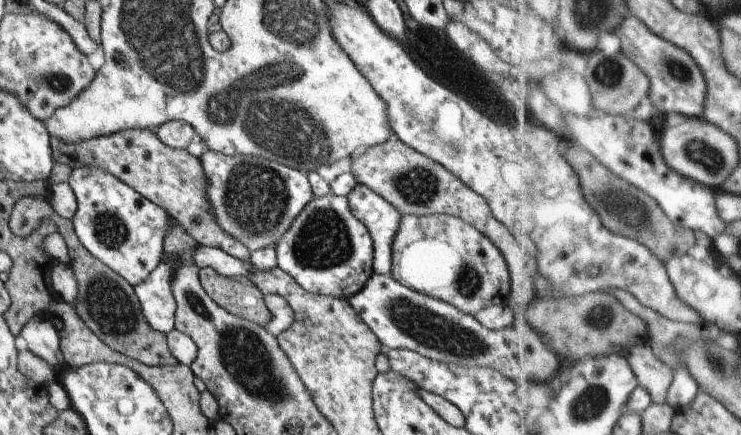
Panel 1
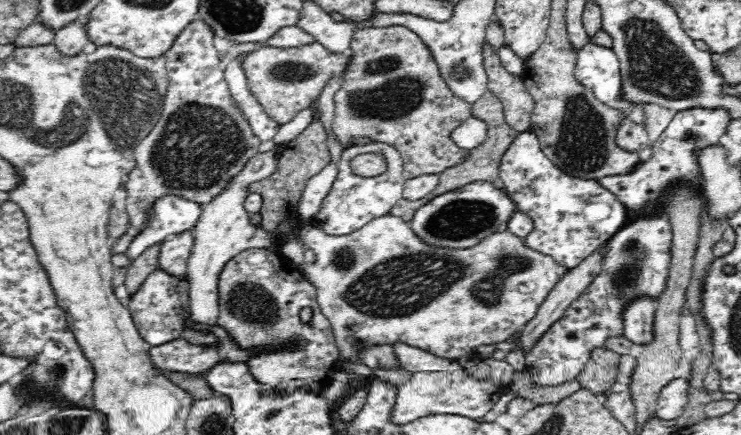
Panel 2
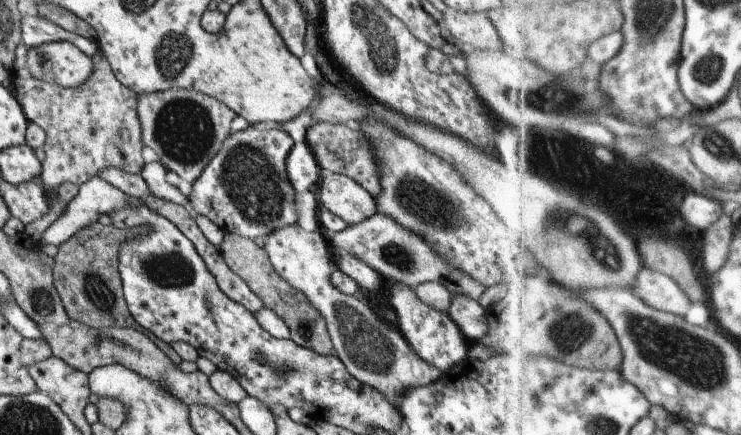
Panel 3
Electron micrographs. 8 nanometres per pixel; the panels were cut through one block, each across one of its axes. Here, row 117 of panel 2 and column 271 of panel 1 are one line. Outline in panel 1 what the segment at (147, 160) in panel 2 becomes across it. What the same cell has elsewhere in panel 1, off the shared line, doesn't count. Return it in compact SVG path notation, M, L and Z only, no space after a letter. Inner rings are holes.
M207 150L198 159L207 180L205 196L217 224L249 252L269 244L274 246L313 197L304 173L273 160L245 154L223 156L213 150Z

